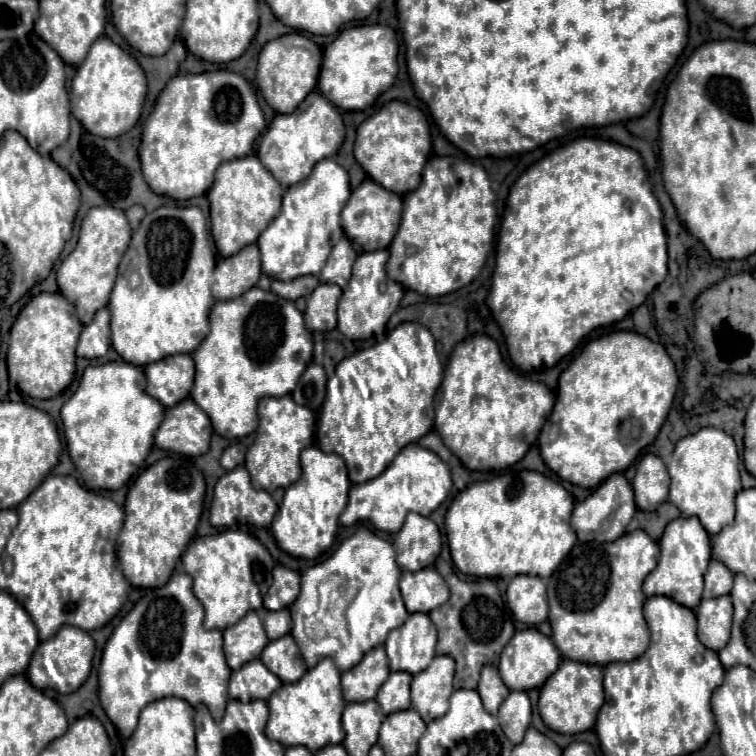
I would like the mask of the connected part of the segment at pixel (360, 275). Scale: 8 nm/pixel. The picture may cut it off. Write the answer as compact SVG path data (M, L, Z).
M385 249L373 251L373 253L363 253L357 257L357 261L353 265L353 277L339 299L339 325L337 325L337 329L345 337L369 339L373 335L385 333L385 323L395 313L395 309L399 307L399 301L403 297L403 287L399 283L387 281L387 273L385 273L387 259L389 259L389 253Z

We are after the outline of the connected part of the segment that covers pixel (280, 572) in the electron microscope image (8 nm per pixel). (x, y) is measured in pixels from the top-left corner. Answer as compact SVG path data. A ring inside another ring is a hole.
M277 565L273 569L273 583L265 595L265 605L269 609L269 601L279 601L279 605L285 609L289 607L299 595L299 573L291 571L283 565Z

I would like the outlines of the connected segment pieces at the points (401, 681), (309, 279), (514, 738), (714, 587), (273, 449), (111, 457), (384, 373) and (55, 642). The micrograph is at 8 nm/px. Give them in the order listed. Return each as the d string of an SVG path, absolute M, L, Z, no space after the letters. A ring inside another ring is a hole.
M393 671L389 679L381 685L375 701L379 703L381 711L385 715L409 709L411 697L409 697L409 687L411 687L411 675L405 671Z
M305 275L301 279L293 279L289 283L281 283L281 281L273 281L271 283L271 291L283 299L295 301L299 297L309 297L313 293L313 289L319 285L319 279L315 275Z
M511 691L505 703L499 707L497 715L505 737L517 745L521 743L527 727L531 725L531 701L525 691Z
M711 559L709 569L705 573L705 591L703 599L713 599L721 595L729 595L733 587L733 573L717 559Z
M289 395L285 397L265 397L259 403L259 427L253 445L247 451L245 467L251 473L253 487L263 491L275 491L277 487L289 487L301 475L299 453L313 443L315 433L315 413L307 407L293 403Z
M125 361L89 365L79 389L63 405L61 419L69 455L91 489L121 489L145 463L165 407L145 391L143 367Z
M401 323L389 331L385 341L345 357L328 379L326 397L322 404L318 423L317 441L325 453L337 453L345 459L349 479L353 483L365 483L375 479L389 467L397 453L427 435L433 427L433 397L443 379L443 365L439 361L435 339L431 331L421 323Z
M65 625L59 629L59 633L53 639L39 643L39 647L33 653L33 659L29 663L27 677L37 689L55 689L59 693L73 693L89 677L93 653L95 653L95 641L89 637L89 633L79 627Z

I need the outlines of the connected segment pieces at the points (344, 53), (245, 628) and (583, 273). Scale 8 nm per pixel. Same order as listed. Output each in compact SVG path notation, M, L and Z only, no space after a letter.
M359 25L339 33L339 37L325 47L319 91L341 111L363 111L385 93L397 77L397 35L385 25Z
M249 611L249 615L245 615L239 623L235 623L233 627L227 627L223 631L223 639L225 639L225 645L223 645L225 659L233 671L257 659L263 647L269 643L263 629L263 621L255 611Z
M581 137L557 148L530 165L509 191L507 209L505 209L498 236L493 285L487 297L487 305L505 335L511 361L521 371L539 370L557 365L565 355L569 355L585 339L585 335L589 335L591 331L599 327L617 323L627 313L637 309L667 275L667 239L665 229L663 229L663 211L647 181L643 159L637 151L633 149L625 151L625 147L615 141Z

